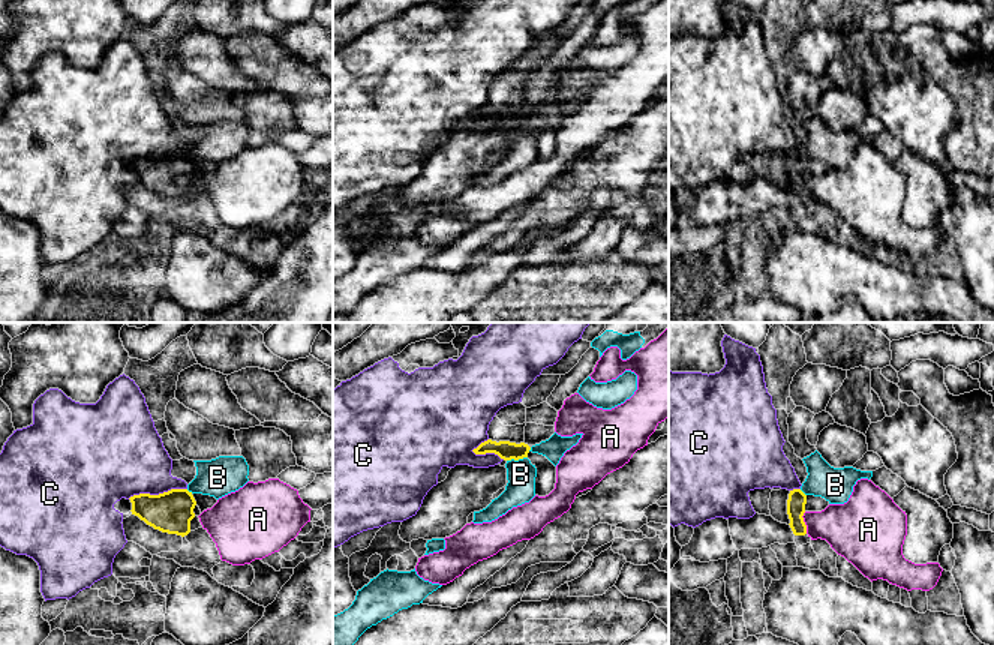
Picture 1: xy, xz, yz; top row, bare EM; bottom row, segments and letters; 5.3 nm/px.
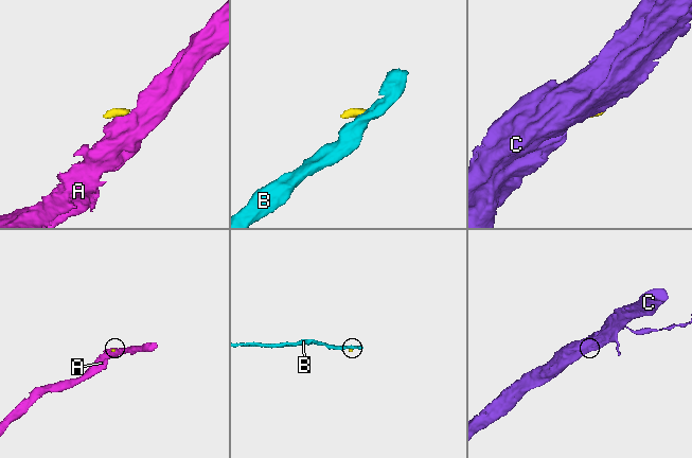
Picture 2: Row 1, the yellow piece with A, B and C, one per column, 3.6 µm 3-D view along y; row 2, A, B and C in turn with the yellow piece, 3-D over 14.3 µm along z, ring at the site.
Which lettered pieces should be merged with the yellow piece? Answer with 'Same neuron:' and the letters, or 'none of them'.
Same neuron: none of them

